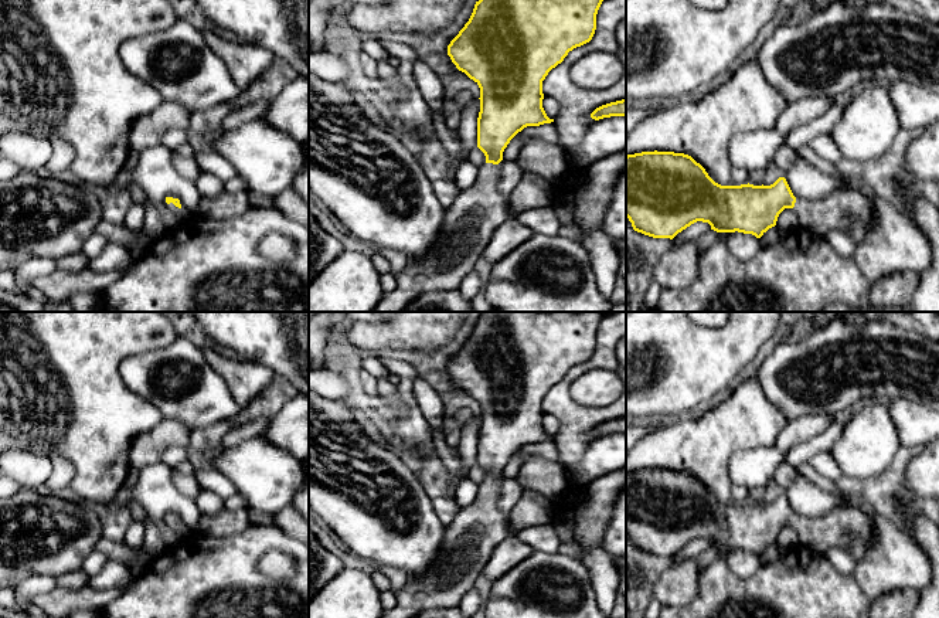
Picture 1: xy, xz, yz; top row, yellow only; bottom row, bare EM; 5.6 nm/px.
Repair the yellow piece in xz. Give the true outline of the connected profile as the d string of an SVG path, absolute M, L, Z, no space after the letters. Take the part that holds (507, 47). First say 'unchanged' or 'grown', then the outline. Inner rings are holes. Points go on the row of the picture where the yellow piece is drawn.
grown | M479 0L476 1L469 21L448 45L448 55L450 57L456 68L465 72L480 88L480 98L479 98L480 112L477 118L477 147L484 153L486 163L480 167L476 183L470 189L460 190L455 201L448 208L445 208L445 215L439 231L438 244L432 248L431 254L426 258L419 261L408 261L405 269L399 275L397 275L397 286L391 292L384 295L384 298L372 312L404 312L411 302L414 302L421 295L428 293L431 291L443 291L443 292L457 291L460 288L460 283L466 278L466 275L474 269L474 265L479 261L479 258L483 257L484 248L490 241L490 238L493 237L494 230L499 228L508 218L506 211L506 203L503 200L503 196L499 193L499 187L497 187L499 179L500 179L500 170L497 164L503 160L503 152L510 143L510 140L524 128L540 126L544 123L554 122L554 119L550 119L547 116L542 108L542 99L544 99L542 81L545 79L545 77L552 68L555 68L558 64L564 61L564 58L568 55L569 51L592 40L596 30L596 14L602 1L603 0Z

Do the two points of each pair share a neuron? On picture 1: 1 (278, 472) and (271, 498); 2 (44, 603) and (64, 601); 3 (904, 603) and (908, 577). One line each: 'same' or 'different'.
1: same
2: same
3: different

